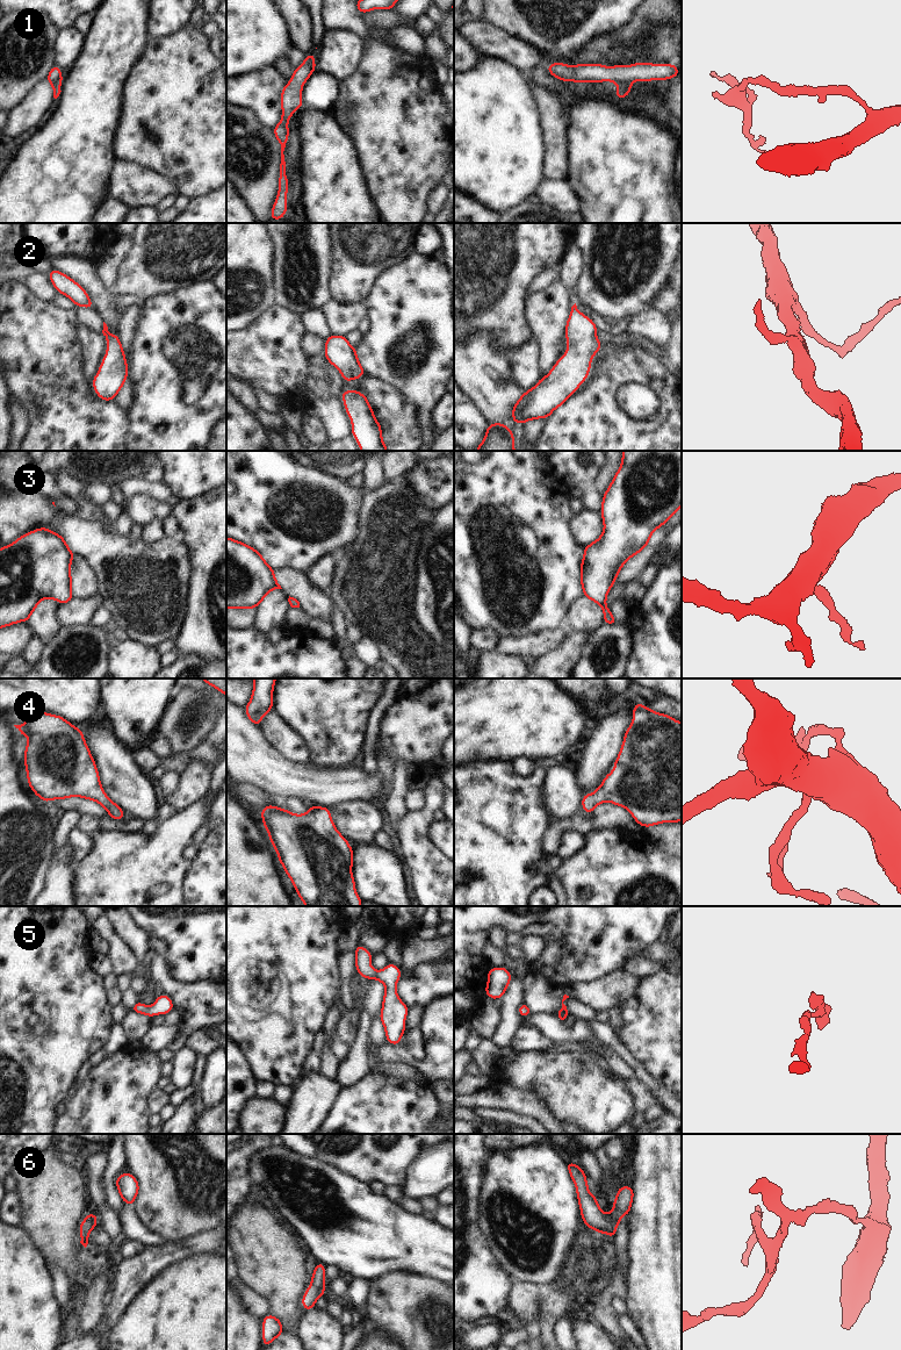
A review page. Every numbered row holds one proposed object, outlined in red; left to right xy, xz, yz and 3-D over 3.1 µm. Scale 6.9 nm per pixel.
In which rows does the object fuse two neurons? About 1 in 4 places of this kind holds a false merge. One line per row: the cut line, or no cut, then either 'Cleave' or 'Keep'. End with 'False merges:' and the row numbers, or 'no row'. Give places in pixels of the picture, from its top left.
1: No split. Keep
2: No split. Keep
3: No split. Keep
4: No split. Keep
5: No split. Keep
6: No split. Keep
False merges: no row.

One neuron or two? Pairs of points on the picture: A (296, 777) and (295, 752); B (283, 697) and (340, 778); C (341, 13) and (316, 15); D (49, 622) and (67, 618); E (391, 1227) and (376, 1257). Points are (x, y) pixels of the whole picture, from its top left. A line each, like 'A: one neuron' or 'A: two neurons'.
A: two neurons
B: two neurons
C: two neurons
D: two neurons
E: one neuron

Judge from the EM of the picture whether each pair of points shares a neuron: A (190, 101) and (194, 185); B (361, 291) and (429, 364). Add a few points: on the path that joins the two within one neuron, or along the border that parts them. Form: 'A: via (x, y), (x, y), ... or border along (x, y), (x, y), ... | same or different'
A: via (190, 122), (194, 126), (194, 164) | same
B: border along (383, 273), (365, 300) | different

